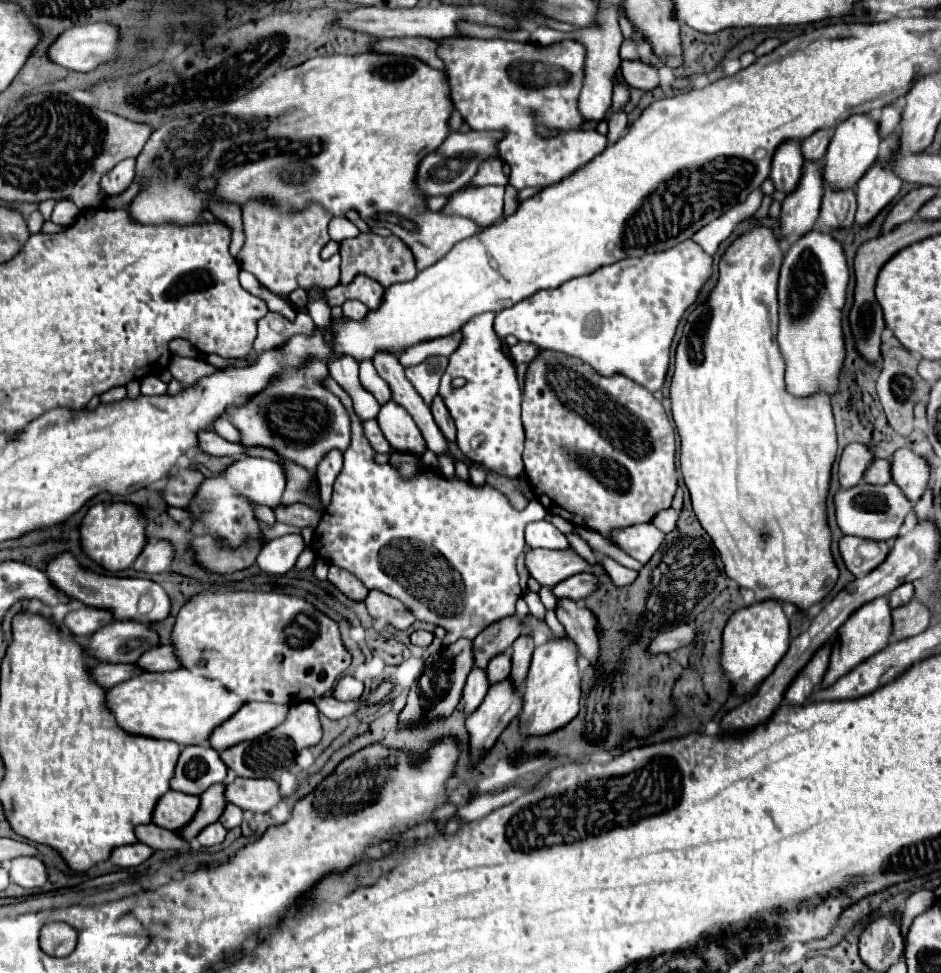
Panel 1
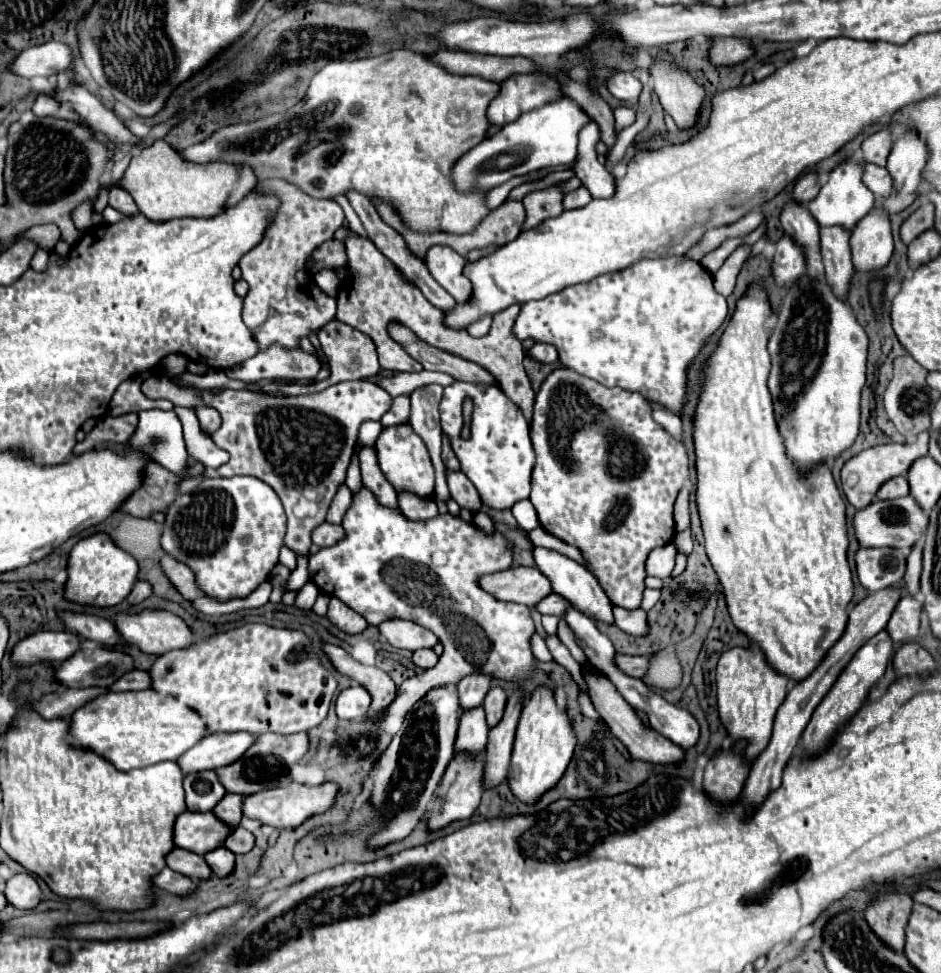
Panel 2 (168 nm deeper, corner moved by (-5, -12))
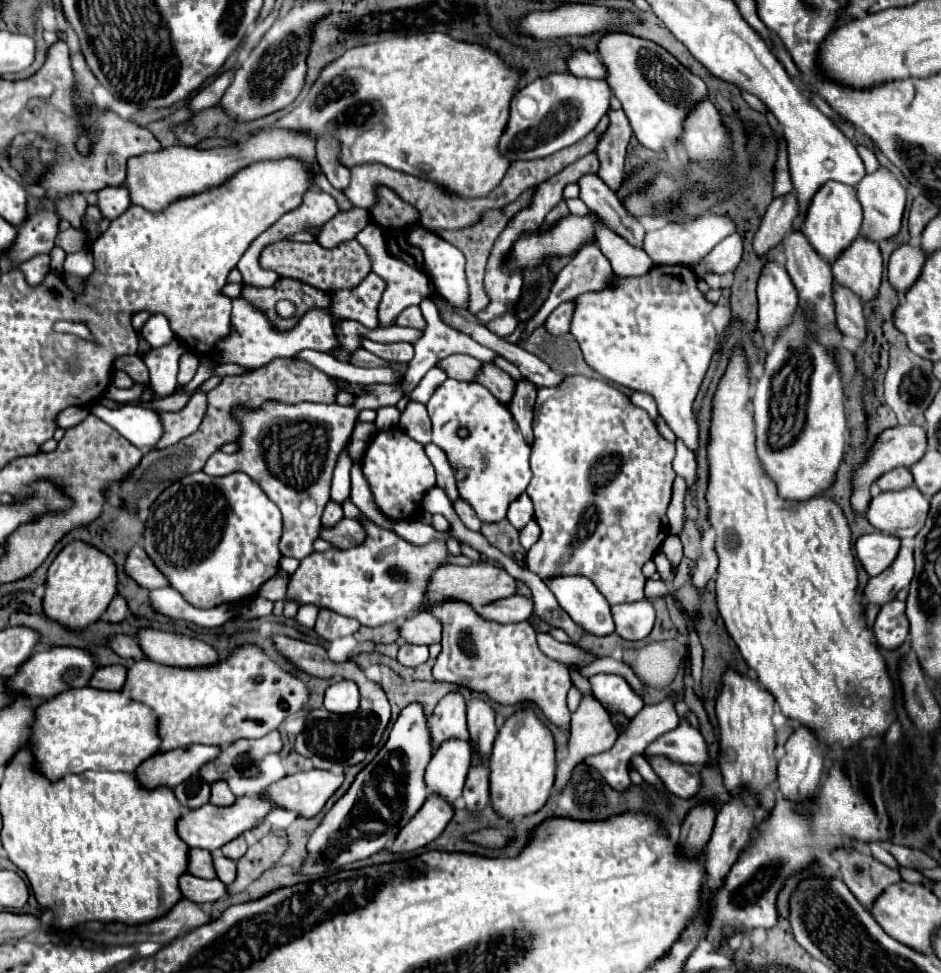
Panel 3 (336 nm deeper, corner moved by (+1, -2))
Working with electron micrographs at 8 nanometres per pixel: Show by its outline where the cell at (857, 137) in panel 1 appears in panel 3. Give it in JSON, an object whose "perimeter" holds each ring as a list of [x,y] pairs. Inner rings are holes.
{"perimeter":[[[826,182],[812,198],[802,234],[808,238],[810,246],[818,252],[818,256],[822,256],[826,262],[832,264],[856,240],[860,226],[862,226],[862,208],[858,206],[856,190],[840,182]]]}

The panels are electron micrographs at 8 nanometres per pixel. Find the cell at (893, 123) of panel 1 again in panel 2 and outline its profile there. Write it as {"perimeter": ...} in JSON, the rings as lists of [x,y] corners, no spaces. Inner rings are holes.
{"perimeter":[[[888,128],[878,130],[874,134],[870,134],[864,142],[862,142],[862,156],[866,162],[878,164],[878,166],[886,166],[886,158],[890,154],[894,136]]]}

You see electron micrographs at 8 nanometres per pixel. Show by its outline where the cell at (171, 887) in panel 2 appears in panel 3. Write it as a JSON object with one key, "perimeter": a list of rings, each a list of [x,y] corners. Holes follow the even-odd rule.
{"perimeter":[[[192,874],[180,876],[180,890],[184,898],[194,900],[196,904],[208,904],[224,898],[228,894],[228,888],[216,878],[216,880],[200,880]]]}

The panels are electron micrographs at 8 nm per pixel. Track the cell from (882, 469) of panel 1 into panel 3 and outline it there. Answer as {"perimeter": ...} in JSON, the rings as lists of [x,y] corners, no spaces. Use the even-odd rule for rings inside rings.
{"perimeter":[[[894,468],[886,474],[882,474],[878,480],[876,480],[878,488],[880,490],[902,490],[902,488],[908,488],[914,484],[914,478],[910,474],[908,468]]]}

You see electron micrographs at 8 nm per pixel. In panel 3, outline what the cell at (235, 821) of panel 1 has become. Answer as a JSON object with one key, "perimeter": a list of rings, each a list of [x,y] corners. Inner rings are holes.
{"perimeter":[[[240,836],[240,838],[236,838],[234,842],[222,846],[220,852],[222,852],[222,856],[226,856],[226,858],[230,858],[230,860],[238,860],[238,858],[242,858],[242,856],[246,854],[246,842],[244,842],[244,838]]]}

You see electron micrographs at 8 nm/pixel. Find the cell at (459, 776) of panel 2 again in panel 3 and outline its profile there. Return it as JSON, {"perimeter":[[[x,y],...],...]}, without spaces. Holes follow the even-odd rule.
{"perimeter":[[[430,796],[418,810],[418,814],[398,832],[392,848],[388,850],[392,854],[402,854],[426,846],[428,842],[440,836],[452,816],[454,810],[450,806],[442,804],[442,800],[436,796]]]}

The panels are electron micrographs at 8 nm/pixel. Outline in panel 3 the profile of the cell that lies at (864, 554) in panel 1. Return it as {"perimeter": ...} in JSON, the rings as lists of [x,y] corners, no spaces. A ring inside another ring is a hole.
{"perimeter":[[[874,532],[860,536],[856,542],[856,556],[862,562],[868,576],[882,574],[896,558],[900,550],[900,540],[890,534]]]}

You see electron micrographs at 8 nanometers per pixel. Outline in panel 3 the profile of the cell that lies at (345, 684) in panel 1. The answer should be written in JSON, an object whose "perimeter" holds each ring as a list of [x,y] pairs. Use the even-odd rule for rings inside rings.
{"perimeter":[[[340,680],[340,682],[332,684],[332,686],[326,690],[324,706],[326,706],[326,710],[336,712],[336,714],[356,712],[358,706],[360,706],[358,686],[356,686],[352,680]]]}

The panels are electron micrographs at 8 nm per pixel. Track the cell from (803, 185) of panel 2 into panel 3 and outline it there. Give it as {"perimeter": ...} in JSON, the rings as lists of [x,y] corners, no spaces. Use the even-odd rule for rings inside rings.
{"perimeter":[[[792,192],[788,196],[772,200],[752,242],[756,256],[764,256],[770,248],[778,246],[786,238],[786,234],[792,230],[792,218],[796,214],[798,202]]]}

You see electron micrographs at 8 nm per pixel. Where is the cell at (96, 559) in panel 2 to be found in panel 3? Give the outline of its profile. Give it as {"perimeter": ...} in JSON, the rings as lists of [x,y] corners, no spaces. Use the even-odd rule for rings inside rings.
{"perimeter":[[[86,542],[68,544],[48,568],[46,592],[44,592],[44,614],[46,618],[58,622],[66,630],[82,632],[86,626],[94,624],[108,608],[116,596],[116,566],[112,558],[96,550]]]}

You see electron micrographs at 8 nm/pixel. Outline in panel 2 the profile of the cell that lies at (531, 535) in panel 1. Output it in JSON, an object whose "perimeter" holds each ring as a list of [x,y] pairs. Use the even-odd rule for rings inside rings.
{"perimeter":[[[536,546],[534,548],[534,560],[536,560],[536,566],[540,572],[544,572],[550,582],[552,582],[552,590],[560,596],[564,596],[574,608],[586,612],[588,616],[592,618],[598,618],[602,622],[614,622],[612,618],[612,602],[608,600],[606,592],[602,590],[602,586],[598,584],[596,576],[592,572],[588,572],[588,568],[584,568],[582,564],[574,562],[572,558],[556,552],[556,550],[550,550],[550,548],[542,548],[542,546]]]}

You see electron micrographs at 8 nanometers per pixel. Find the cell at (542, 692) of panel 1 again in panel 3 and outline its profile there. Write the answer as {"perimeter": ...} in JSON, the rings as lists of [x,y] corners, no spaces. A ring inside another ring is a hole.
{"perimeter":[[[532,708],[510,716],[498,730],[490,754],[490,804],[502,820],[536,814],[548,800],[556,774],[554,738],[548,726],[536,718]]]}

